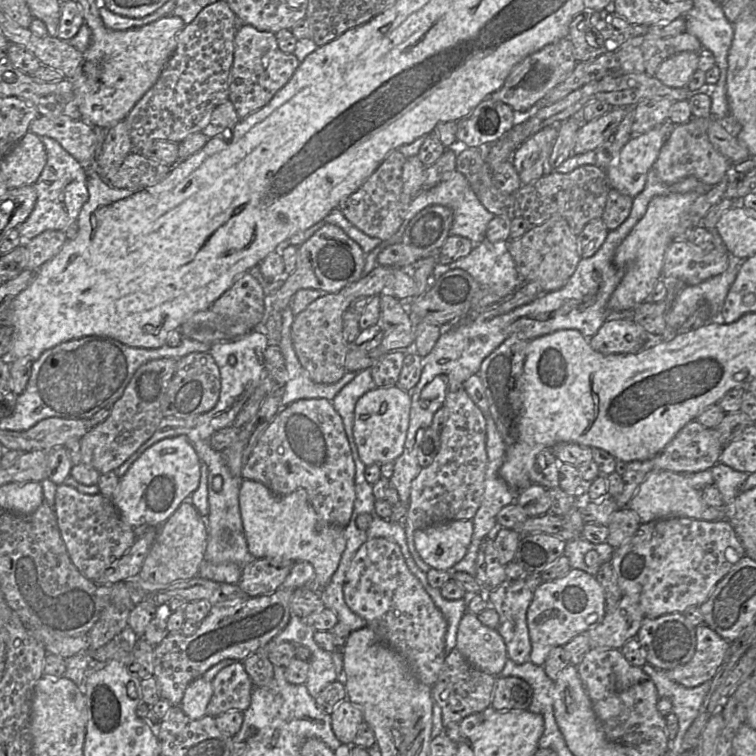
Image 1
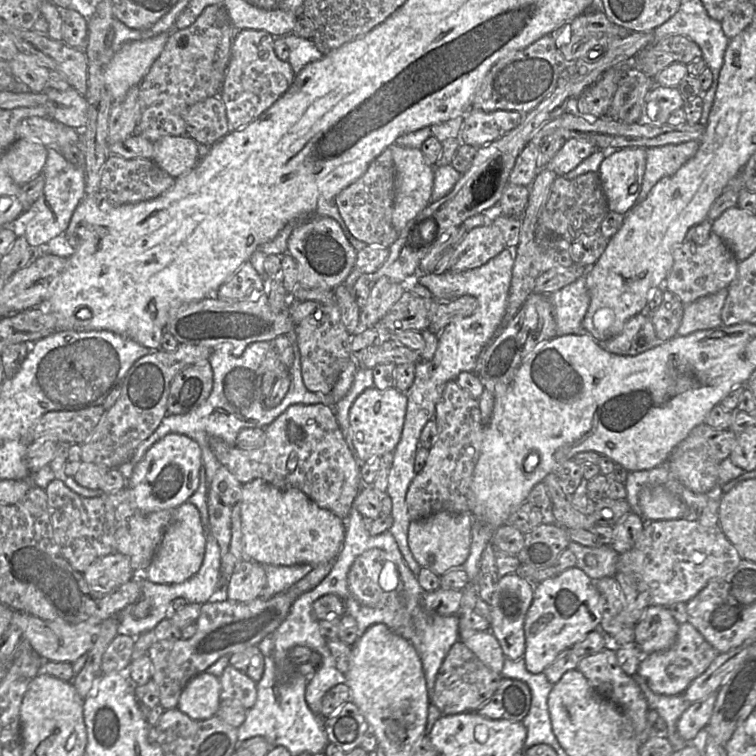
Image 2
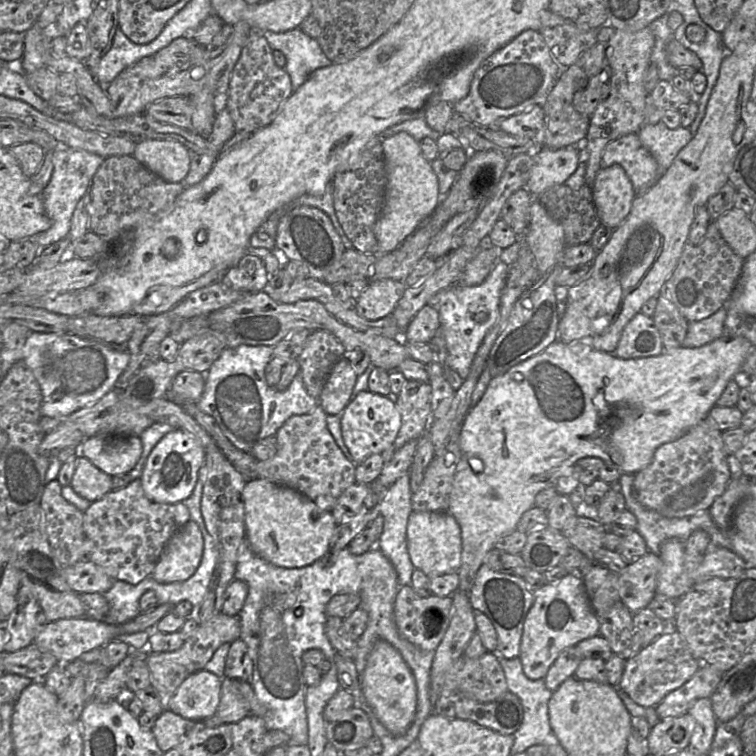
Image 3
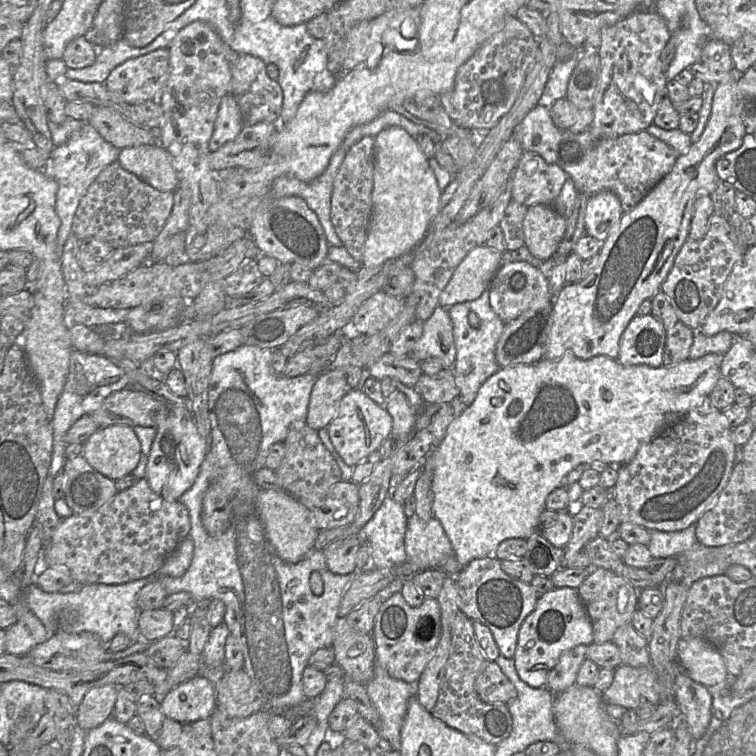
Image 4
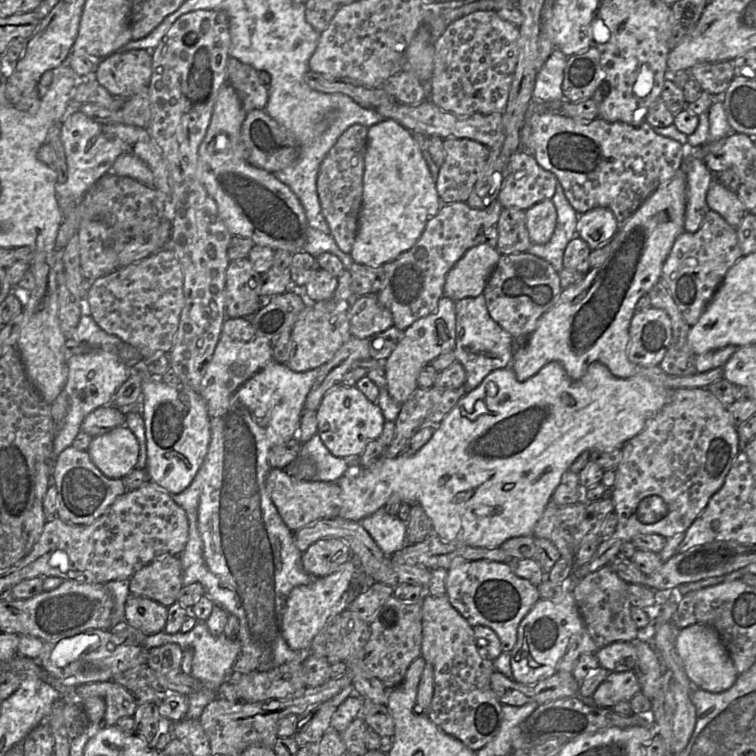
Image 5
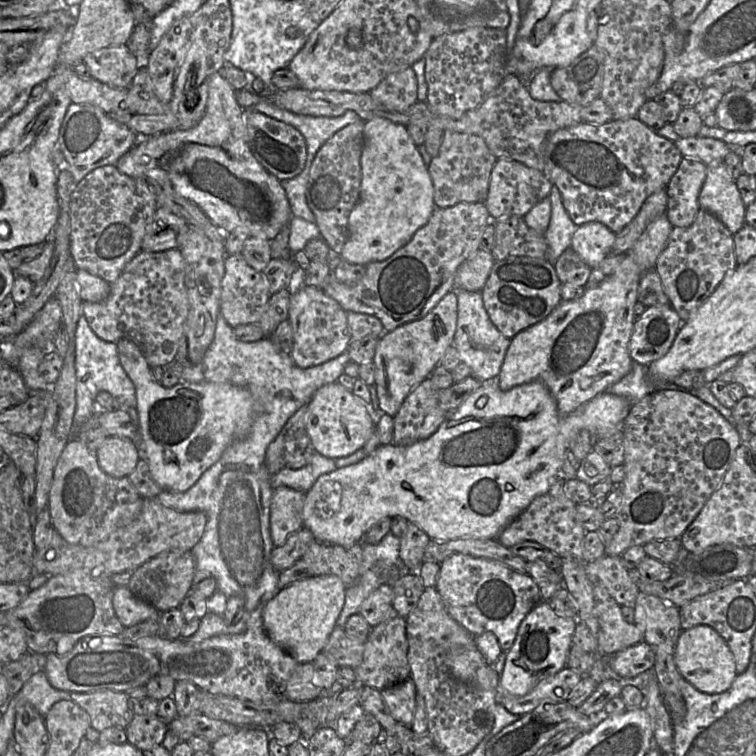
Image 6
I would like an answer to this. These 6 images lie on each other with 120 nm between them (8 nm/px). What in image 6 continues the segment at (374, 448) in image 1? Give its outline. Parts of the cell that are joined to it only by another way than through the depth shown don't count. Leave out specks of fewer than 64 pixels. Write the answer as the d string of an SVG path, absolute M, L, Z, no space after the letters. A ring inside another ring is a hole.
M338 381L319 388L308 403L305 432L310 437L311 448L328 458L336 459L346 457L364 448L375 429L376 416L370 406Z

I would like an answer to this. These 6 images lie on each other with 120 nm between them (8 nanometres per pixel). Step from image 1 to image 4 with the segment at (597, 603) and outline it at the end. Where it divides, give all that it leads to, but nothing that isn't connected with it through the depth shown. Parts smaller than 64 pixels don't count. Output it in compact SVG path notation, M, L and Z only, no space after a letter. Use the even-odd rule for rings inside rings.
M554 588L537 600L533 611L520 626L516 652L513 657L519 677L533 688L546 686L548 674L565 651L593 643L591 621L580 600L577 589Z

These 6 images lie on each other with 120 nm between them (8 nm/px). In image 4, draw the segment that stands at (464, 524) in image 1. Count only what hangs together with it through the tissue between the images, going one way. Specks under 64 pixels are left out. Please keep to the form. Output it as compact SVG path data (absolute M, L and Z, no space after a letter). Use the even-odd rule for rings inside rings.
M416 514L407 517L407 527L404 537L407 561L418 568L418 571L430 568L440 568L444 562L454 556L454 551L440 521L432 517L428 521L420 519Z

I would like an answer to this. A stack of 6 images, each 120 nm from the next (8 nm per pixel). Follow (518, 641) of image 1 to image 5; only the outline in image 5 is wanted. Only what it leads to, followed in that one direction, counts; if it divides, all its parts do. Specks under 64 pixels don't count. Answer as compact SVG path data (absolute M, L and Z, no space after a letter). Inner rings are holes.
M486 559L454 563L447 570L446 595L451 605L472 627L482 625L495 631L502 650L508 652L516 644L521 620L541 599L537 586L518 577L507 562Z

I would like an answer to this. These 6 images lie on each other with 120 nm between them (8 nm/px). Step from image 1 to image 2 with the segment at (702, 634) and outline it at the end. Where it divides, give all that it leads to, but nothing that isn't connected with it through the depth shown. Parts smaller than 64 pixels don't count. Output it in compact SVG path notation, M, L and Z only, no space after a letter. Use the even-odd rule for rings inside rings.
M690 623L679 624L675 644L668 650L644 655L637 669L649 689L660 695L683 694L691 682L704 673L718 656L718 651Z

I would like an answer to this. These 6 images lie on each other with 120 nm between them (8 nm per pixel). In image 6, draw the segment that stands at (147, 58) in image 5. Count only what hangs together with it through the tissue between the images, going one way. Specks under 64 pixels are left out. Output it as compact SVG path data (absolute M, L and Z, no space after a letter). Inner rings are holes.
M123 44L96 50L82 60L90 76L110 87L128 89L139 69L139 61Z

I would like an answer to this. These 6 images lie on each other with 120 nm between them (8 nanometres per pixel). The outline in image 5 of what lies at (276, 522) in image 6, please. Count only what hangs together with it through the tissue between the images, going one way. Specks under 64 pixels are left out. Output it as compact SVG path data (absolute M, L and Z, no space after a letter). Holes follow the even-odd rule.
M272 468L267 475L265 485L280 517L293 533L319 519L339 517L342 499L341 488L337 482L300 480L284 469Z

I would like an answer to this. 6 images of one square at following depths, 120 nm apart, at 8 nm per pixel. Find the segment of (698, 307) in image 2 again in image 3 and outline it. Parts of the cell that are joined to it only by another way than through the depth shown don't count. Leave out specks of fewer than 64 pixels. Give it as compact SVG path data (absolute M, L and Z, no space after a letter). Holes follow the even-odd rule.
M727 304L713 315L696 322L689 322L684 347L697 348L724 336Z

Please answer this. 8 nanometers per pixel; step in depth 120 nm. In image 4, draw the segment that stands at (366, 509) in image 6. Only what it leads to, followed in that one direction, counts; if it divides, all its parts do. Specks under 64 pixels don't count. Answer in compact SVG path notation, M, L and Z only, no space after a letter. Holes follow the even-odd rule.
M571 351L565 352L559 359L541 358L531 364L519 364L500 368L487 378L477 391L473 402L448 425L443 441L432 449L424 458L423 467L432 471L432 514L438 519L449 538L457 561L466 566L476 558L493 555L497 546L509 538L524 538L527 540L533 533L539 531L539 518L546 509L547 496L562 485L563 478L573 468L580 464L602 461L617 468L629 463L639 447L652 441L666 428L674 424L690 410L700 406L721 377L720 366L724 354L709 353L699 359L687 359L674 366L651 367L645 364L626 366L617 359L598 355L590 359L580 359Z

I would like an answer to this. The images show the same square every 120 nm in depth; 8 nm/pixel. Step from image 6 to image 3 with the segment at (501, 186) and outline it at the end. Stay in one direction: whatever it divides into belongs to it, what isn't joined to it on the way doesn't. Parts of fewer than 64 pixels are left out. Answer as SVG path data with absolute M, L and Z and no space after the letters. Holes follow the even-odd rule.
M581 145L568 146L560 149L539 147L532 153L529 153L532 154L533 164L525 188L534 198L539 197L553 186L563 184L575 172L582 161L582 148L580 146Z

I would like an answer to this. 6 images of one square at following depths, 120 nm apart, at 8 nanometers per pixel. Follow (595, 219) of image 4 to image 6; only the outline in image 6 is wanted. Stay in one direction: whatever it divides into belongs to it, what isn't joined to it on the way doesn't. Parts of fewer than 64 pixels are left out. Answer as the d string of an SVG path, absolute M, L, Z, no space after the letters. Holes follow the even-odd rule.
M592 221L576 228L570 247L585 264L595 268L610 254L615 239L616 234L607 226Z

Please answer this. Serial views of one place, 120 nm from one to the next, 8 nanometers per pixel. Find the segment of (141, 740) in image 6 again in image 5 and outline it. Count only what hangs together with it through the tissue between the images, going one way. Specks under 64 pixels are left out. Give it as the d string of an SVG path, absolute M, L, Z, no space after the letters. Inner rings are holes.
M155 703L137 706L133 718L136 725L135 734L144 739L151 748L161 752L172 740L173 722L159 713Z

